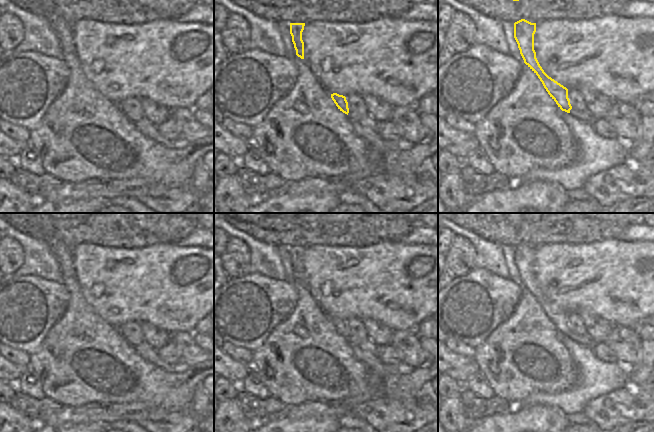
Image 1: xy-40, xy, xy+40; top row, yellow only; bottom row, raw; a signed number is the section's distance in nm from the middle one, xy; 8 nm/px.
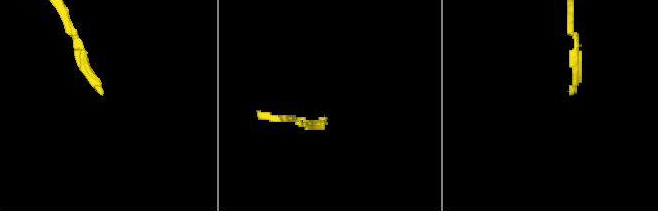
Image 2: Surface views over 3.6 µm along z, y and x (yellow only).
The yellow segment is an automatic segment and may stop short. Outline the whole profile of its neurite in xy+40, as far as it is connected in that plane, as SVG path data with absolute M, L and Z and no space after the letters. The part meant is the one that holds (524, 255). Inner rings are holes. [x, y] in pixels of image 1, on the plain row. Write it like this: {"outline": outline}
{"outline": "M525 243L514 247L514 262L518 268L524 287L538 300L550 321L562 335L570 337L577 343L592 347L594 342L590 336L587 333L585 335L573 333L568 322L568 313L549 301L540 290L534 274L535 256L536 247L531 247Z"}

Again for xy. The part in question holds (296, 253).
{"outline": "M290 247L290 258L292 260L292 266L296 274L296 279L301 283L304 283L304 266L302 264L304 250L305 247Z"}

